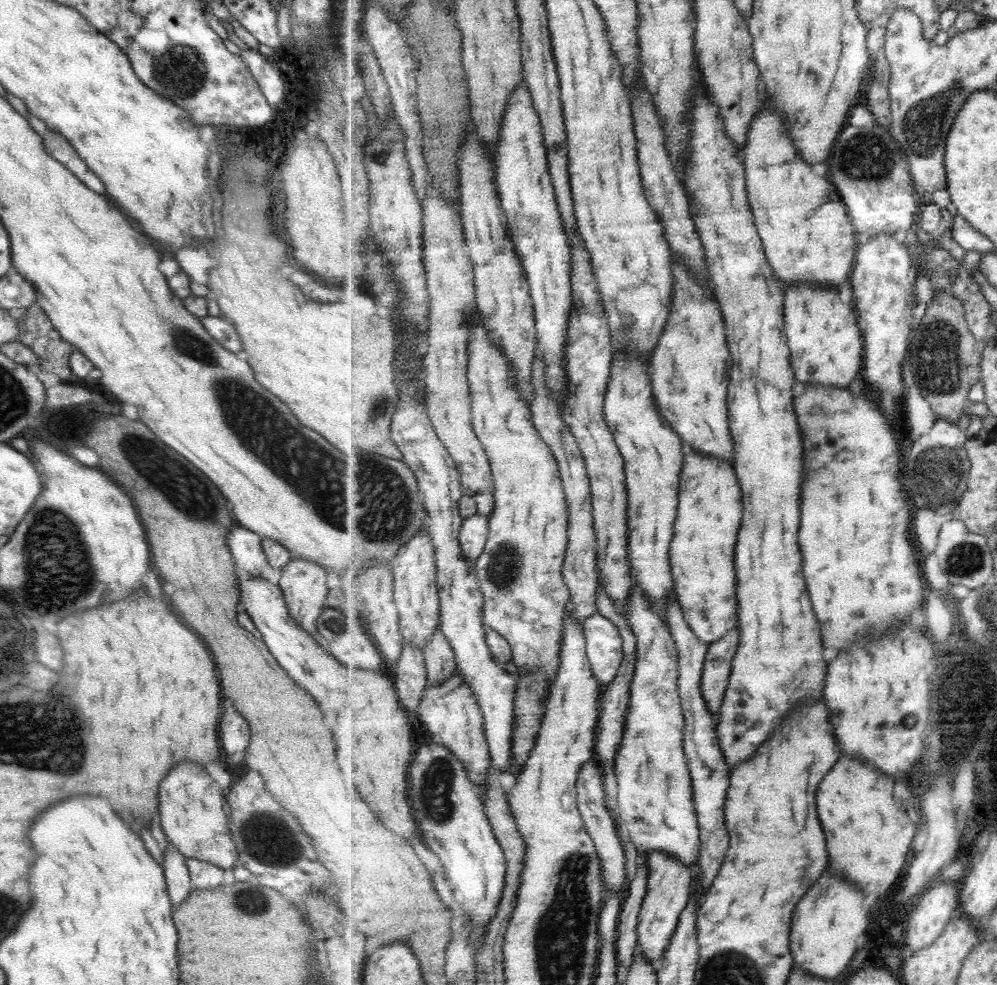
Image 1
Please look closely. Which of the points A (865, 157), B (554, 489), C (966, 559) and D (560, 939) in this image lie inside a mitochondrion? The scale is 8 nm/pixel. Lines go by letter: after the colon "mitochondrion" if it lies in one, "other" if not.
A: mitochondrion
B: other
C: mitochondrion
D: mitochondrion

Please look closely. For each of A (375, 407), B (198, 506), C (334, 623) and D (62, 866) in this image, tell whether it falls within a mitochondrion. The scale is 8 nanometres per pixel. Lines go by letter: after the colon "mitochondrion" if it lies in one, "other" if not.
A: mitochondrion
B: mitochondrion
C: mitochondrion
D: other

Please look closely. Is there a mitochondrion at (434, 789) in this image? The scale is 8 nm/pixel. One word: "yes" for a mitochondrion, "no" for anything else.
yes

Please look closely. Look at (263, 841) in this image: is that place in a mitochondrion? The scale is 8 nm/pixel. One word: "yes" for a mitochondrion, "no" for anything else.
yes

